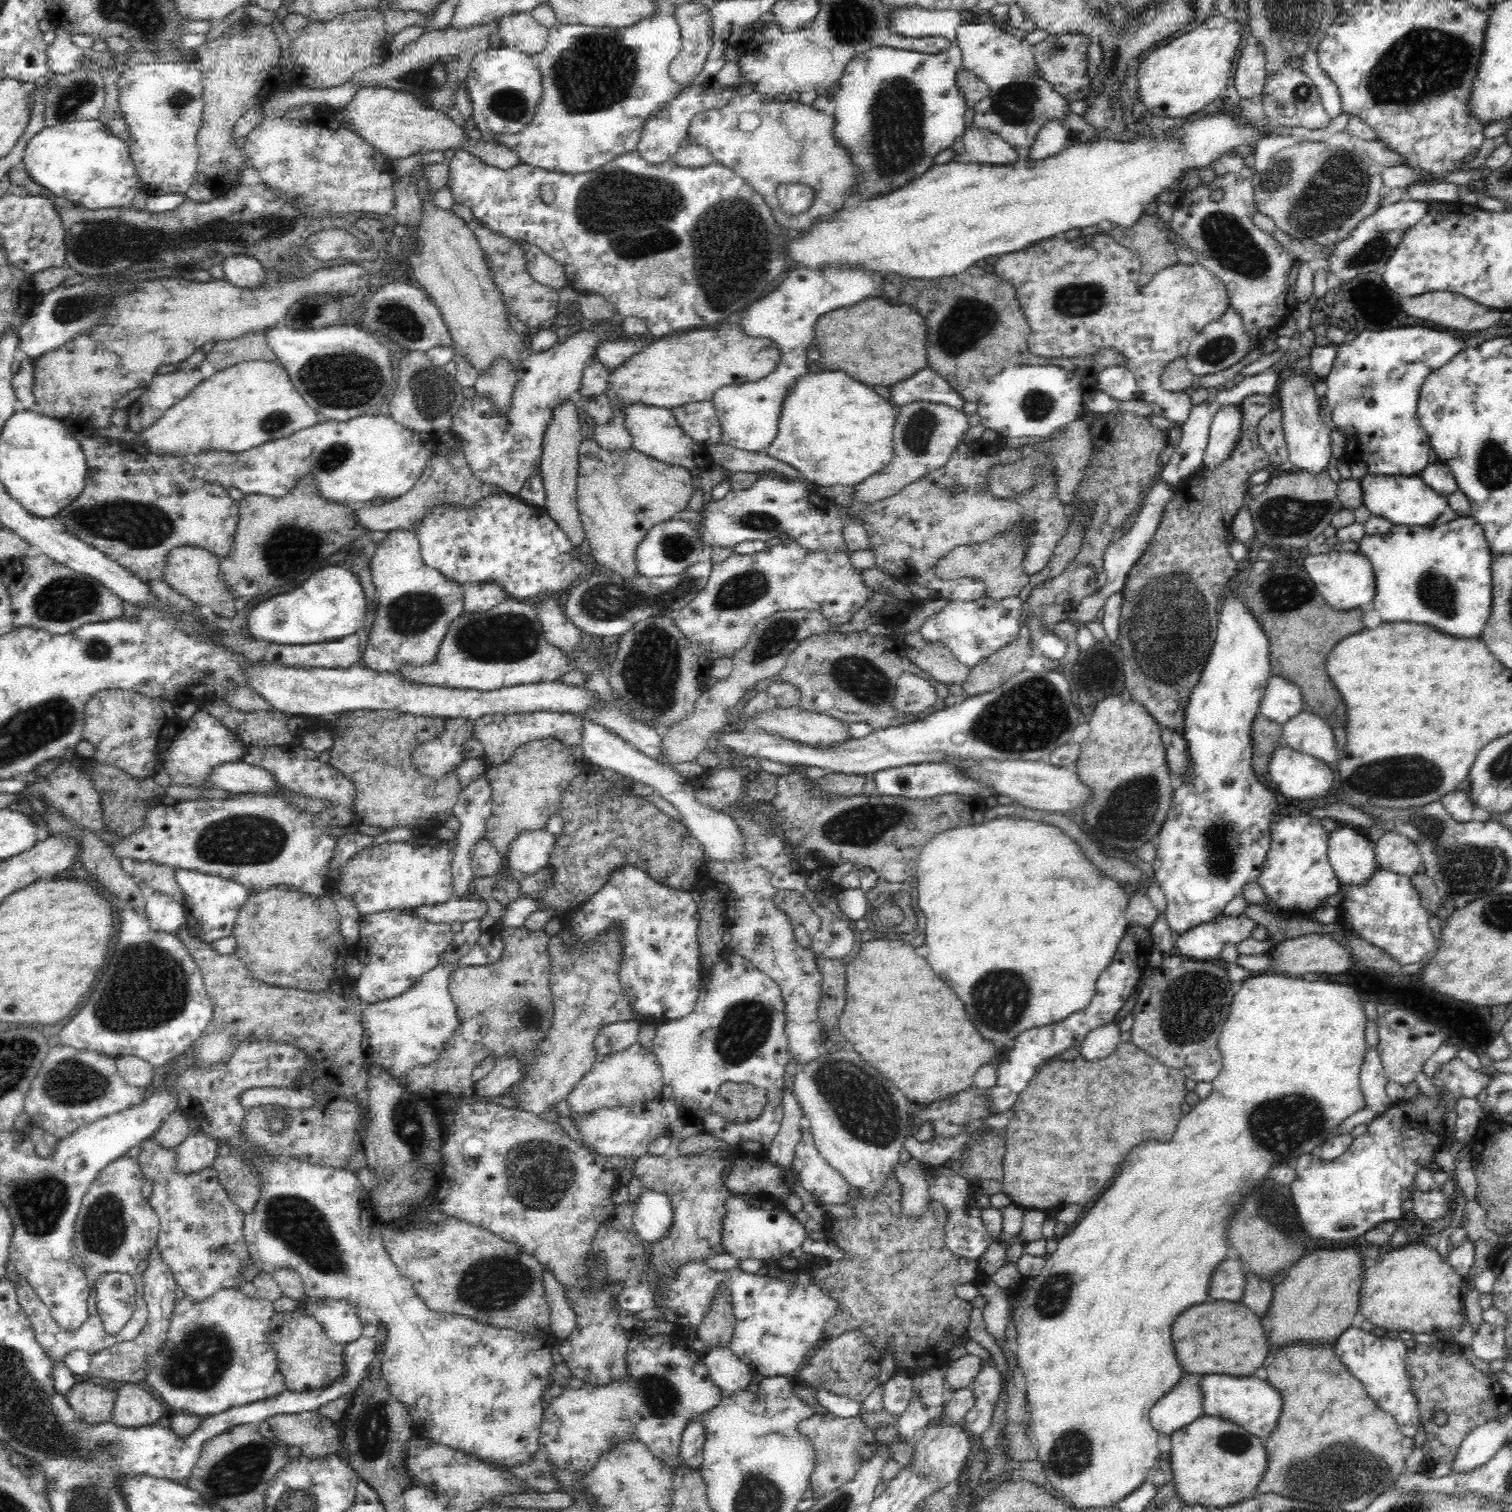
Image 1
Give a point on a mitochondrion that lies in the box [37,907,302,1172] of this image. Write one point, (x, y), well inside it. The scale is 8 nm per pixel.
(163, 996)

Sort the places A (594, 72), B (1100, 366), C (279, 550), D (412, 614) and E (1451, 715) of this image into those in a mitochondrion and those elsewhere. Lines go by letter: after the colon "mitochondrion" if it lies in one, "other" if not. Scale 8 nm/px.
A: mitochondrion
B: other
C: mitochondrion
D: mitochondrion
E: other

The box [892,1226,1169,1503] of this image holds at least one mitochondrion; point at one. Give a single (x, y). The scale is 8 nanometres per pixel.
(1070, 1455)

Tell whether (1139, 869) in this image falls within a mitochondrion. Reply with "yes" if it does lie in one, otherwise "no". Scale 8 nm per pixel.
no

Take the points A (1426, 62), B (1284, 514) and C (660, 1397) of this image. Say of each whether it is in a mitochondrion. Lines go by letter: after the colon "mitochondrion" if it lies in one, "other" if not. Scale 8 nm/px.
A: mitochondrion
B: mitochondrion
C: mitochondrion

